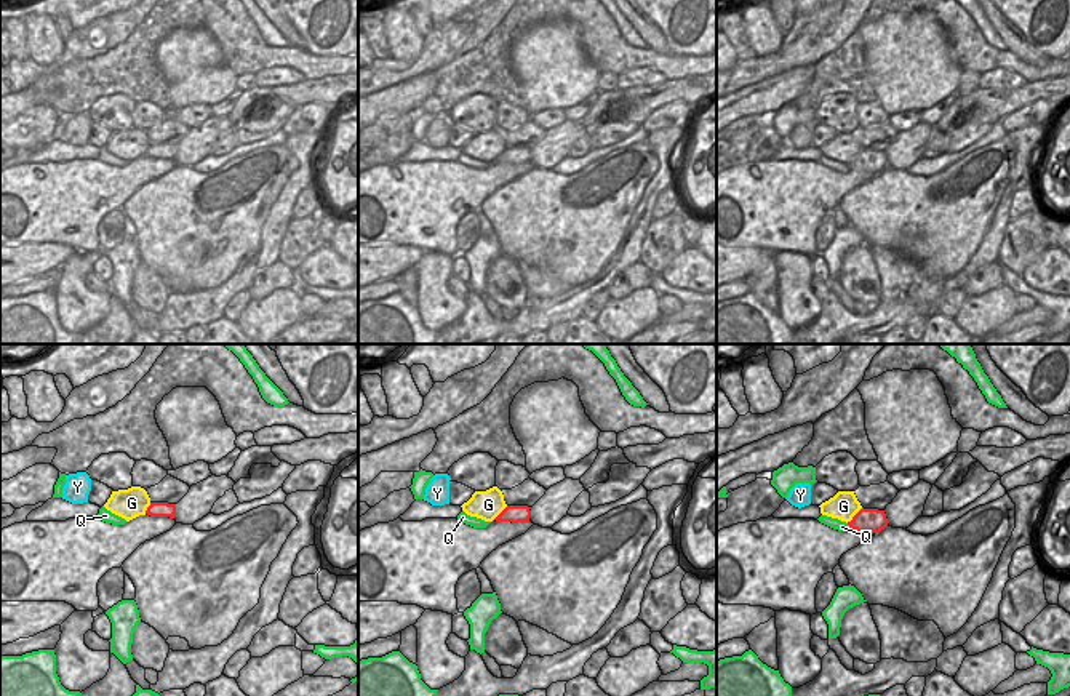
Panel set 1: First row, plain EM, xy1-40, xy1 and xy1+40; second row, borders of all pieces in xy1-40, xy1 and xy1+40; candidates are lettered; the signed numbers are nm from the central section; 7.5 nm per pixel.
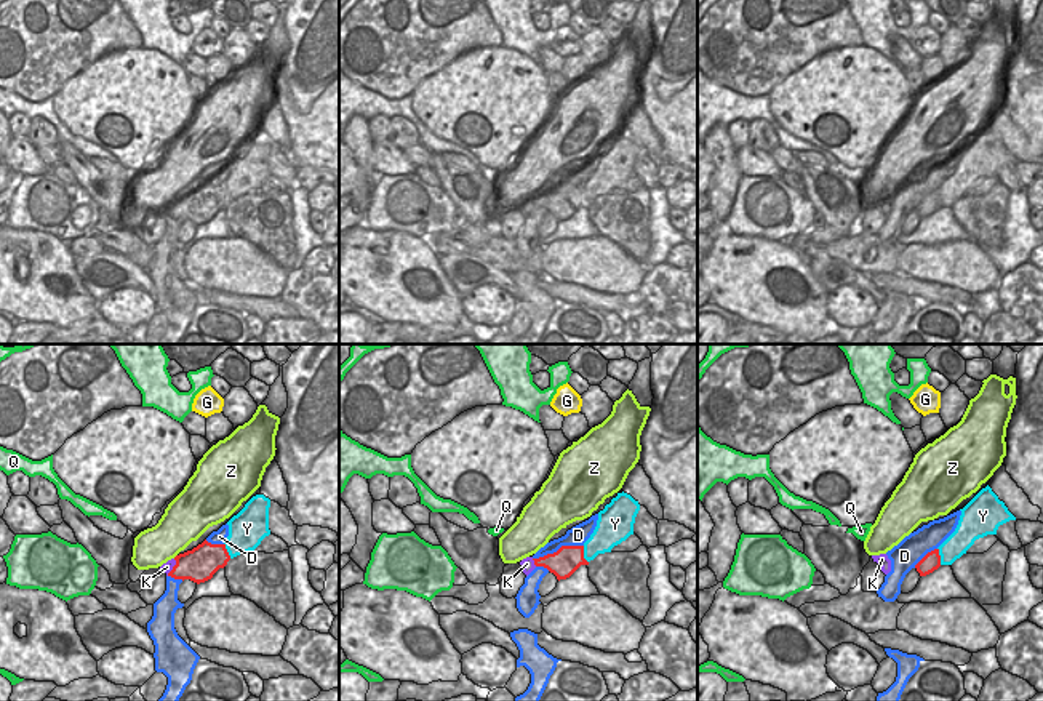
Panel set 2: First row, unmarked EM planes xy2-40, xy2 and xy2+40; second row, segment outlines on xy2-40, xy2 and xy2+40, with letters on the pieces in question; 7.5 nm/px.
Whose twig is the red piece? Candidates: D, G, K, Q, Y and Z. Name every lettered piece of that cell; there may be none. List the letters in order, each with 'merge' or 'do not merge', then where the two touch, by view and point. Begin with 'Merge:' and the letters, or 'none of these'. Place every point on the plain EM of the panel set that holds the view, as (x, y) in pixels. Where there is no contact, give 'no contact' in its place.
Merge: K
D: do not merge; meets red in xy2 at (559, 191)
G: do not merge; meets red in xy1+40 at (854, 157)
K: merge; meets red in xy2 at (535, 204)
Q: do not merge; meets red in xy1+40 at (850, 168)
Y: do not merge; meets red in xy2 at (583, 196)
Z: do not merge; no contact

